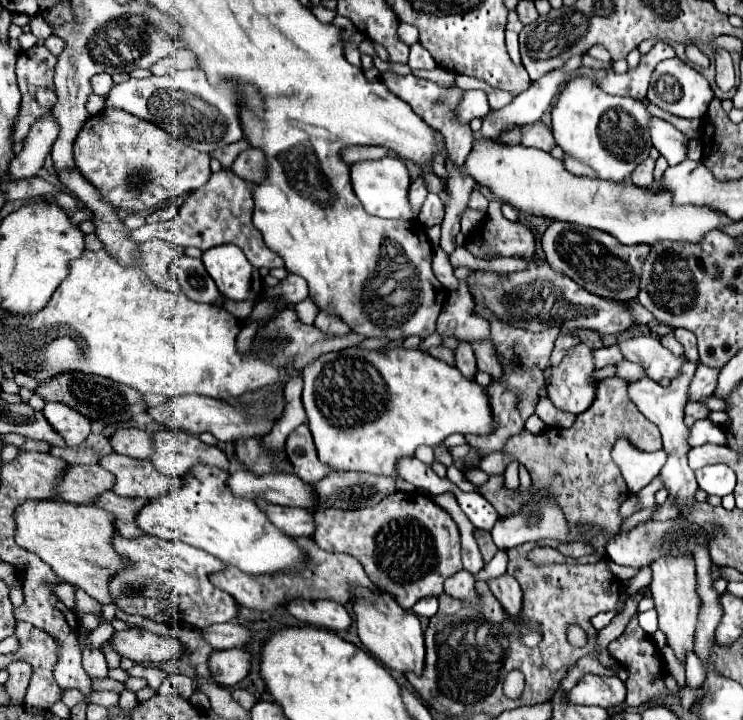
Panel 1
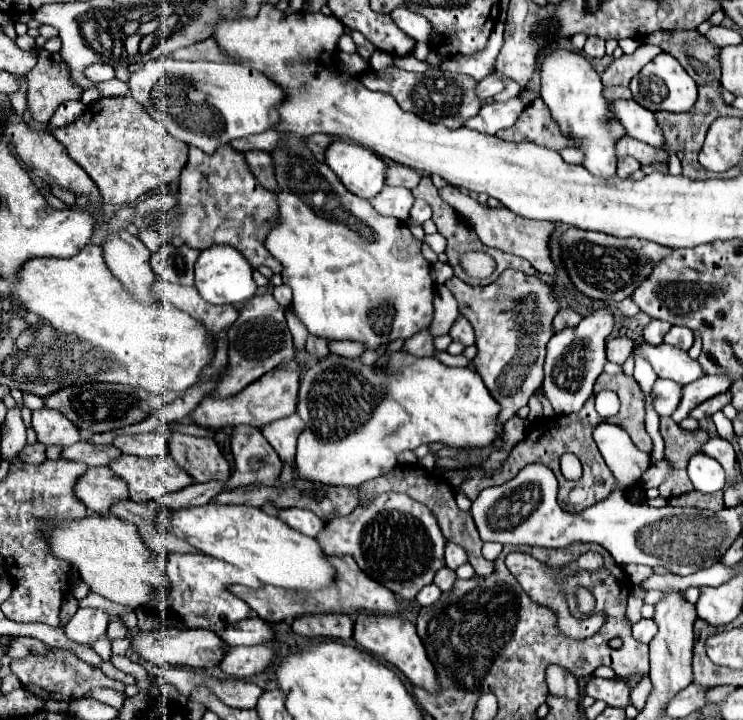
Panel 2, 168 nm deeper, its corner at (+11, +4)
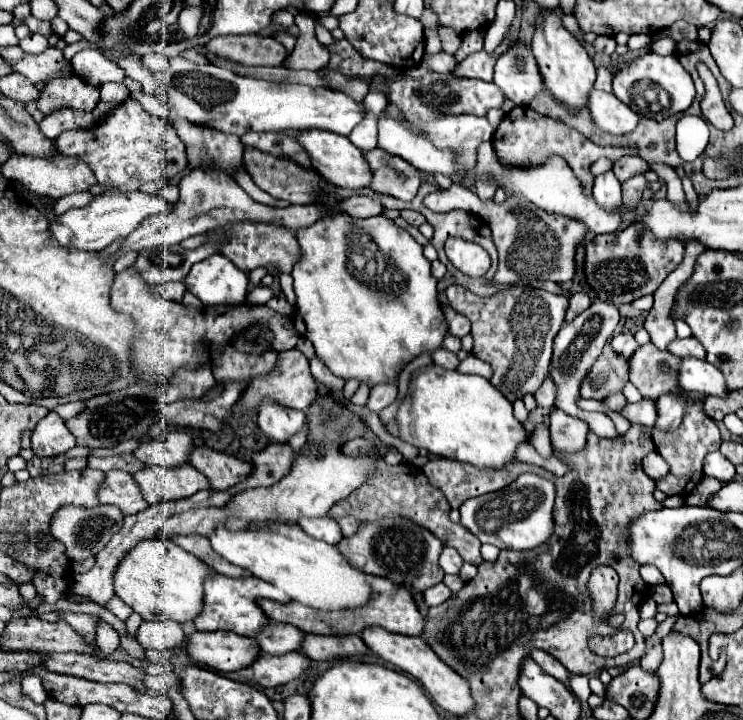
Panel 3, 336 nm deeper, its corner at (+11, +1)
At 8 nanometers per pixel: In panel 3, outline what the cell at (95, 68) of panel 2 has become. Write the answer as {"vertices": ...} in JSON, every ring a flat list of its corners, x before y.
{"vertices":[[84,49,84,51,76,53,70,63,72,63,74,75,78,75,80,79,84,79,96,87,110,83,110,81,120,83,126,77,124,71,114,61,106,59,96,49]]}

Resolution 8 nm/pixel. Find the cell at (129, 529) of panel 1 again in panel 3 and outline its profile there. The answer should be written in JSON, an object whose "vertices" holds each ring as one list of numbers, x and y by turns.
{"vertices":[[172,535,170,539,176,545,180,545,184,551,192,553,200,561,204,561,206,565,216,569,218,573,224,573,224,575,248,575,244,569,238,569,236,565,228,565,228,561,224,561,220,555,216,555,212,551,208,539,202,537,202,535]]}

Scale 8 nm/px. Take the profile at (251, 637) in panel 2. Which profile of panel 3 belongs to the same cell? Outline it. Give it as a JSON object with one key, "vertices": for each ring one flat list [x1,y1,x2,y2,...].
{"vertices":[[268,623,262,631,254,637,260,651,268,655,284,655,290,651,298,651,302,643,302,631,286,625,286,623]]}

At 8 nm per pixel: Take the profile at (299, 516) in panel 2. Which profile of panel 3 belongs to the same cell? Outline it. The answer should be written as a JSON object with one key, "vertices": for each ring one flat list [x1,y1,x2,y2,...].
{"vertices":[[302,517,302,521,298,523,310,537,314,539,322,539,326,543,338,543,342,533,340,533,340,527,334,519,330,517,318,517,318,519,308,519,308,517]]}

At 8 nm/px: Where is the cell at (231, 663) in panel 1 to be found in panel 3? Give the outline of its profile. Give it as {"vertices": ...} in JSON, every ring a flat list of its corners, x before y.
{"vertices":[[292,651,286,655,260,655,252,665,252,681,262,687,278,687,292,679,296,679,300,673,304,673,310,665,310,659,300,653]]}

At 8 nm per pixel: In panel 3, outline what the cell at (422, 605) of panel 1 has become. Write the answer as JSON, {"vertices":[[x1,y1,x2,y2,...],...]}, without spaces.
{"vertices":[[438,583,438,585,434,585,434,587,430,587,430,589,424,591,424,601,426,601,426,605,432,607,432,605,444,603,450,595,452,595,452,591,444,583]]}

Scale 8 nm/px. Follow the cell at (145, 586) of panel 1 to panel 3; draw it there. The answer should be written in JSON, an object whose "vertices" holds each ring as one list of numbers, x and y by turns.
{"vertices":[[212,573,204,579,204,601,202,601,202,611,198,617,192,619,194,629,198,631,232,631,238,635,254,637,266,623,268,617,264,611,256,605,256,599,268,597,276,599,280,603,290,601,280,589,274,585,268,585,266,581,260,581,256,577,228,577,222,573]]}

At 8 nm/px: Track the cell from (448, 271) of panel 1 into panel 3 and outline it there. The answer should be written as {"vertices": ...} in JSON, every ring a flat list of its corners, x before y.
{"vertices":[[450,285,446,295,450,307,470,319,474,337,472,355,492,365,494,377,490,383,500,389,510,403,522,399,526,393,534,393,548,375,552,339,564,323,568,297,530,285,510,285,510,289,498,291,492,297,478,297,462,285]]}

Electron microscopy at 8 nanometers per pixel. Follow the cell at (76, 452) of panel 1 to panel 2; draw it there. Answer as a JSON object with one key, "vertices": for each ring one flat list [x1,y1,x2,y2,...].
{"vertices":[[80,440,80,442,64,448,62,458,76,460,76,462,86,462,88,466,108,466,120,454,122,452,116,446,96,446,96,444]]}

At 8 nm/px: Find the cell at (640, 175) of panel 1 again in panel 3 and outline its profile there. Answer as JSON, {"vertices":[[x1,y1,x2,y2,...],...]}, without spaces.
{"vertices":[[622,157,614,163,612,167,614,175,618,177,620,183,624,183,626,179,634,177,634,175,640,175,640,173,646,173,648,171,648,163,640,157]]}

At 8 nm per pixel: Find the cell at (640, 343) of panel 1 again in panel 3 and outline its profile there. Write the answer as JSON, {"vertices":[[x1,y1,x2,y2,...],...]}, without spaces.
{"vertices":[[696,357,680,359,678,385,686,391,700,391,706,397,708,395,720,395,720,397,726,395,722,373,708,361,702,361]]}

